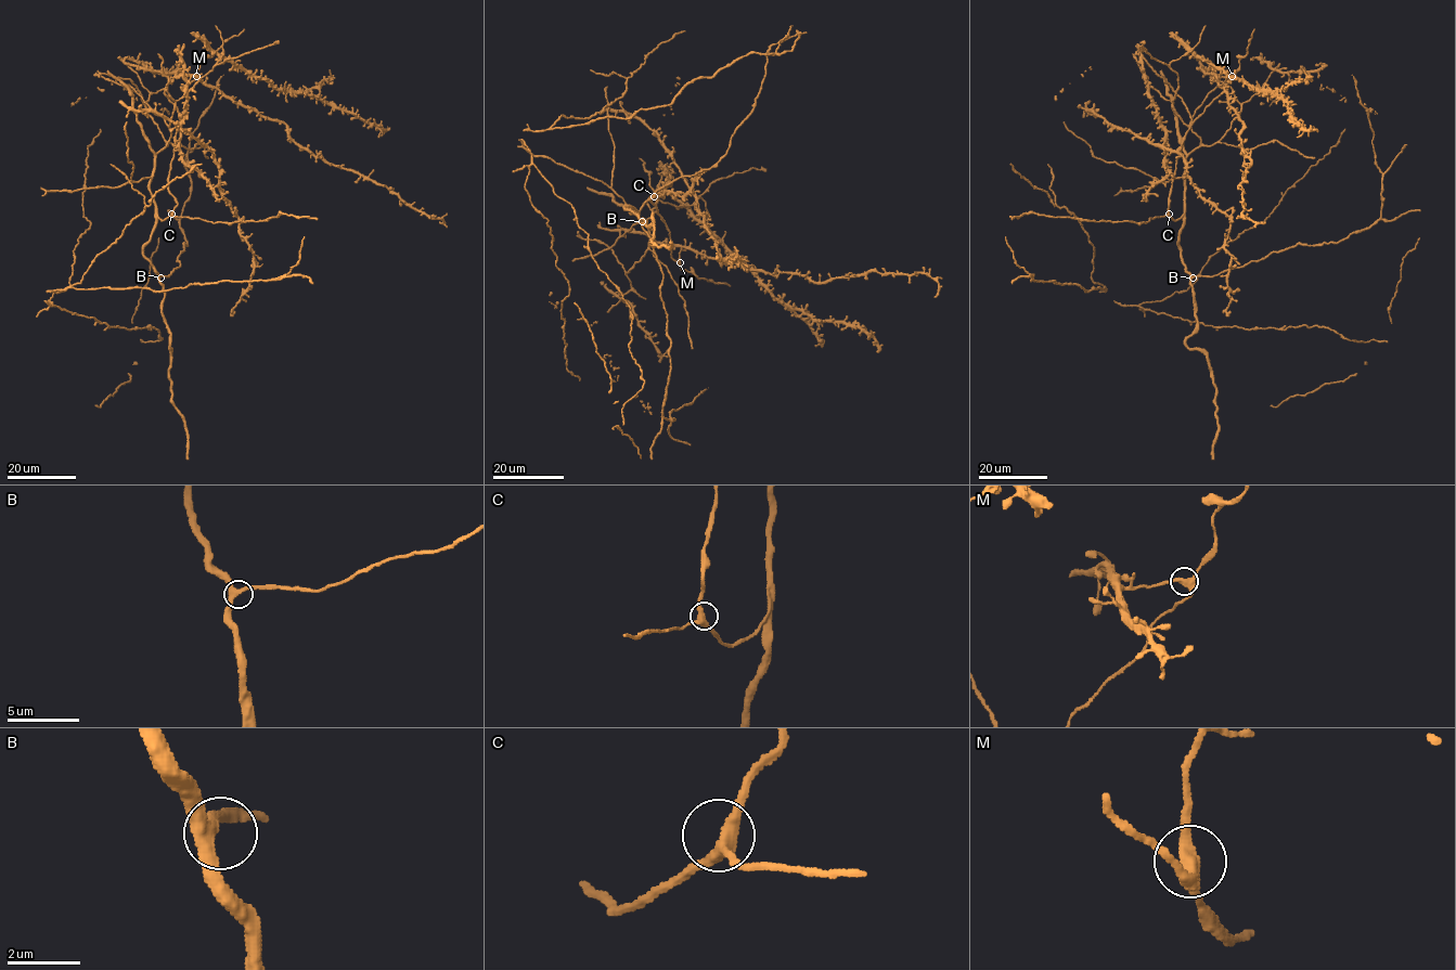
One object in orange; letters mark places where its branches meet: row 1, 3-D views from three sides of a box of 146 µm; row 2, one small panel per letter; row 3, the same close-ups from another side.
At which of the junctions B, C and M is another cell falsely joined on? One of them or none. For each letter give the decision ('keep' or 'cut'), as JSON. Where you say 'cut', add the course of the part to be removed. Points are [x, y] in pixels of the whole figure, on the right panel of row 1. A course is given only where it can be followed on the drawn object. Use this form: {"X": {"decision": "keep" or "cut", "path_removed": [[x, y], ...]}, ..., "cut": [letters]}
{"B": {"decision": "keep"}, "C": {"decision": "keep"}, "M": {"decision": "cut"}, "cut": ["M"]}

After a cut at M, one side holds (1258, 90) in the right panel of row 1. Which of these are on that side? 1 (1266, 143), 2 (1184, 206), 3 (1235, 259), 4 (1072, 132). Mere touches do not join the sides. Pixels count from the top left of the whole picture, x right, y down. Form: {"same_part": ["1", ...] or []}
{"same_part": ["1", "2", "4"]}

